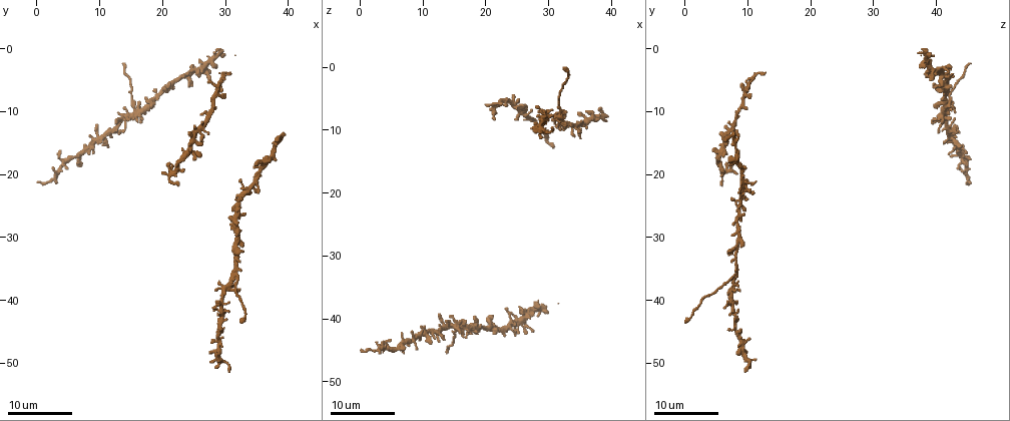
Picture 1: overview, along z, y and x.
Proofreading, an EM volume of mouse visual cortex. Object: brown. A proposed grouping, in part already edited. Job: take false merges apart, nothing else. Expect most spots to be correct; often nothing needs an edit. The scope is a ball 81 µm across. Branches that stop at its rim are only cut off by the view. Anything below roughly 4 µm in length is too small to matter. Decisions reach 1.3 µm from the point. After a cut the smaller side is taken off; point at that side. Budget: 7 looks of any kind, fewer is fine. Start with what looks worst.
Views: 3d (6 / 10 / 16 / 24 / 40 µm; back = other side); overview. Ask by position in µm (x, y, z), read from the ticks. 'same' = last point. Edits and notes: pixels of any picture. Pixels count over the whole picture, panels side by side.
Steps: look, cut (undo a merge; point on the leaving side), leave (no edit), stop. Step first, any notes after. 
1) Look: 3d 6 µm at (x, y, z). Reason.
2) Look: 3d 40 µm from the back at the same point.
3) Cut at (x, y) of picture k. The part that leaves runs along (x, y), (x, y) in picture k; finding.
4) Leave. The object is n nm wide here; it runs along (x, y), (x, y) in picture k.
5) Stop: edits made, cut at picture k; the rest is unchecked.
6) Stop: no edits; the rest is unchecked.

Look: 3d 16 µm at (31.5, 36.5, 7.5). Branch point.

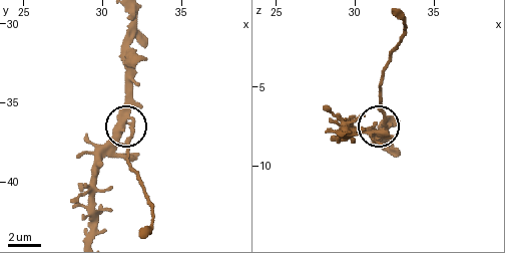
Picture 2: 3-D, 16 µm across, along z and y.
Look: 3d 10 µm at (31.6, 36.8, 7.4). Zoom in.

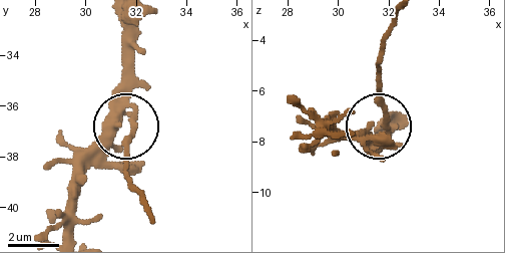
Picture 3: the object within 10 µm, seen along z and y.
Cut at (131, 133) of picture 3. The part that leaves runs along (136, 108), (129, 184), (144, 212) in picture 3; a second neuron is stuck on.

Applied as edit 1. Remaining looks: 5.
Look: overview. Redraw.

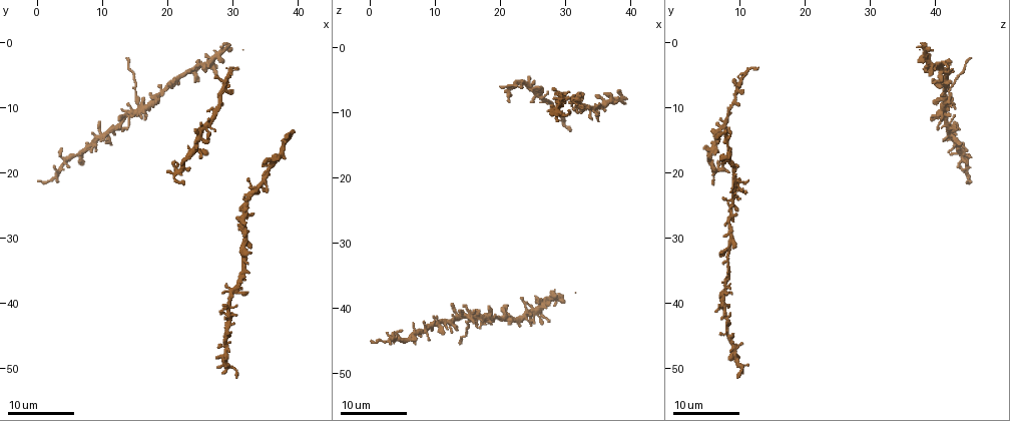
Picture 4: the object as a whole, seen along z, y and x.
Look: 3d 24 µm at (34.5, 21.5, 9.0). Four arms meet.

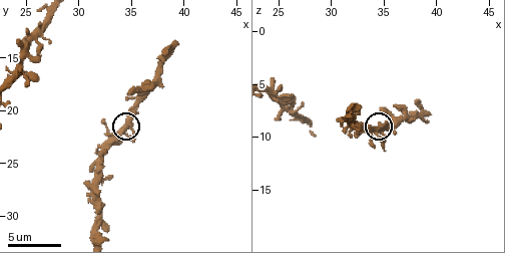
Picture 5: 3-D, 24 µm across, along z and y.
Look: 3d 10 µm at (34.8, 21.2, 9.2).

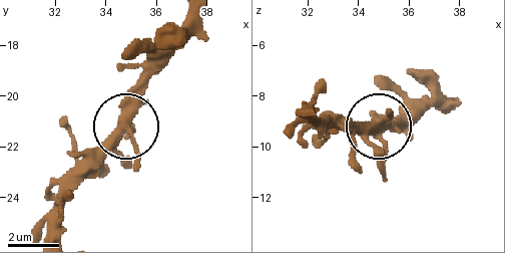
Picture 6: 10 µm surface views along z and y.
Look: 3d 6 µm at (34.6, 21.2, 9.1).

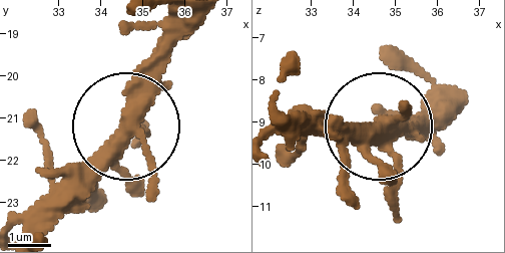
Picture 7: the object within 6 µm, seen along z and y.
Leave. 4 arms meet here; continuous, no second neuron.

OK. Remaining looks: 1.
Stop: edits made, cut at picture 3; the rest is unchecked.

